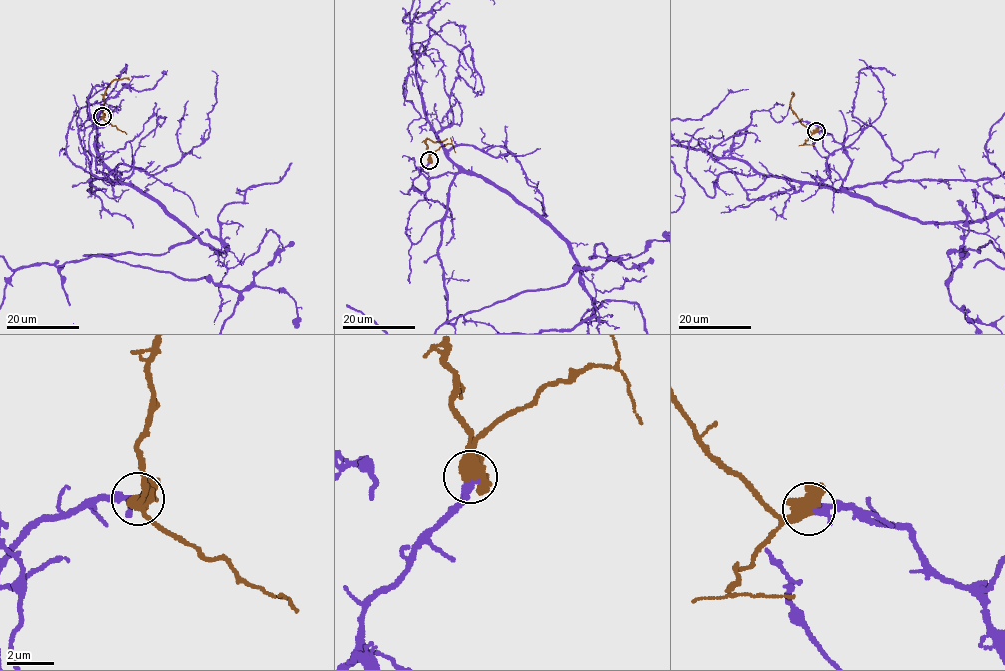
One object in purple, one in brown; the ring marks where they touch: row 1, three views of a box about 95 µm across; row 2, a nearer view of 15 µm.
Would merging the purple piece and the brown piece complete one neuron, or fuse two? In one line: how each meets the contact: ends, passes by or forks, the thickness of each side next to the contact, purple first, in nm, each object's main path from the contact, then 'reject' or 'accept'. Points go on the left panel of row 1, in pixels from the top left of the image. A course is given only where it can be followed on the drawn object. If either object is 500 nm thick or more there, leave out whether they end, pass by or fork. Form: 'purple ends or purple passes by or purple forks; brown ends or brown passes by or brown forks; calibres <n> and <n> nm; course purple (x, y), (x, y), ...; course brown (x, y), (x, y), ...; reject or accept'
calibres 240 and 550 nm; course brown (102, 116), (107, 87), (115, 79), (129, 79); accept

